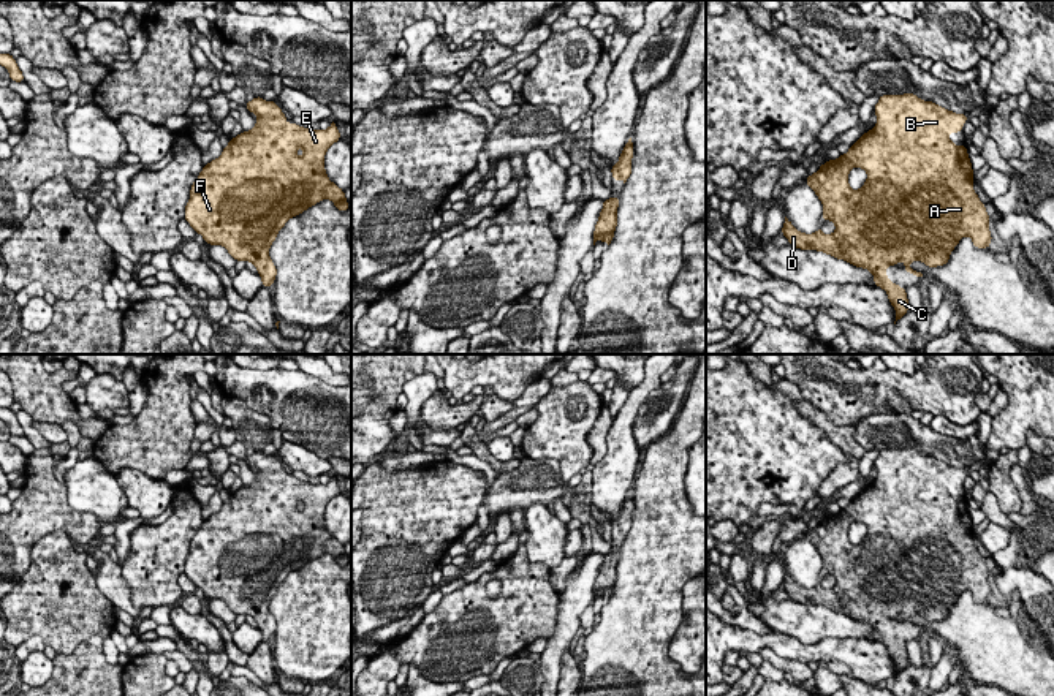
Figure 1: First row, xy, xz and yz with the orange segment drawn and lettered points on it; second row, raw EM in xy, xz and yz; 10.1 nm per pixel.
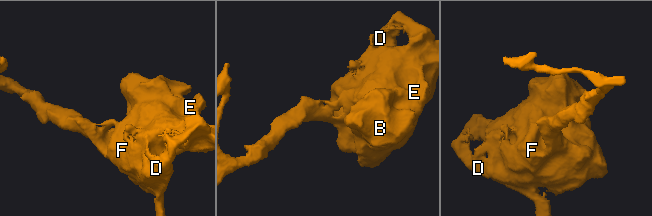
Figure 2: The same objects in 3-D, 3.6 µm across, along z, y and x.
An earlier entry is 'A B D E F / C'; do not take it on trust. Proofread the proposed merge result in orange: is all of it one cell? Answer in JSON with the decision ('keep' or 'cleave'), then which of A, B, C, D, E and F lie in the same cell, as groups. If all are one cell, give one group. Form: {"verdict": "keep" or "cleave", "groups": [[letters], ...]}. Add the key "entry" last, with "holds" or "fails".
{"verdict": "keep", "groups": [["A", "B", "C", "D", "E", "F"]], "entry": "fails"}

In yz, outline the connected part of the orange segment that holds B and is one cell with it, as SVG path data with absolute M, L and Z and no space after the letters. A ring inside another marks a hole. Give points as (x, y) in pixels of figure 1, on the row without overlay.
M915 448L880 449L874 467L877 479L872 484L850 500L847 508L828 514L806 533L823 558L821 574L831 574L836 585L825 588L818 582L813 588L806 588L785 571L780 587L796 603L823 606L870 625L875 639L886 645L897 675L908 666L908 653L905 642L886 631L888 620L896 620L900 614L905 628L924 633L923 626L908 620L912 615L919 614L927 622L945 620L964 590L969 590L976 603L989 603L992 590L984 557L973 544L967 500L957 501L948 490L964 482L967 468L923 456ZM851 522L867 527L867 535L859 544L848 539Z

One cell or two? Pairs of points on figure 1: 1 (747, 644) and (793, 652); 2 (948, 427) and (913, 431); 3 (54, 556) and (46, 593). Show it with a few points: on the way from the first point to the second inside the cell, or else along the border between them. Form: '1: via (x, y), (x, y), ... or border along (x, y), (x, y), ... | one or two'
1: via (758, 643), (782, 644) | one
2: border along (928, 426), (948, 435), (969, 438) | two
3: via (54, 565), (54, 584) | one

